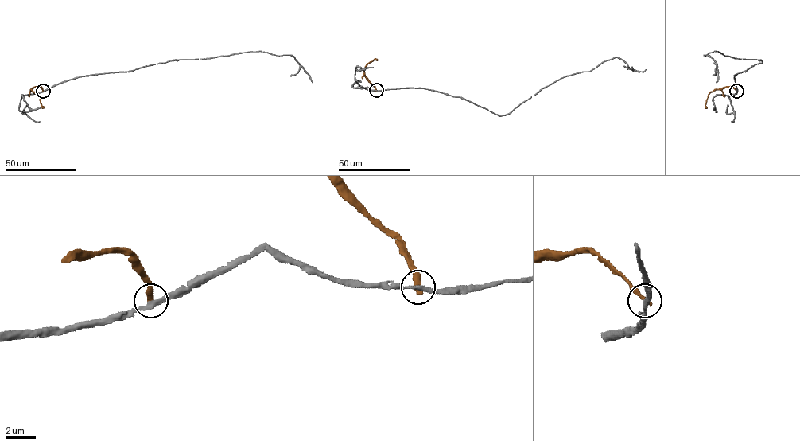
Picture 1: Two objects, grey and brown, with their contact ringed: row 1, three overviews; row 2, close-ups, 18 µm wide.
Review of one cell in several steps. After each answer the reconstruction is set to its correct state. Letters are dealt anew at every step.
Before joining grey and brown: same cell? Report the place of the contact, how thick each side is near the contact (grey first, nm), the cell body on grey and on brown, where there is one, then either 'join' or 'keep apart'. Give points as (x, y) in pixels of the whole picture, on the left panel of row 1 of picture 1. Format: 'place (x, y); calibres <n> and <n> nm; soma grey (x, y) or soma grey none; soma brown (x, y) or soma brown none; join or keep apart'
place (43, 91); calibres 280 and 340 nm; soma grey none; soma brown none; keep apart

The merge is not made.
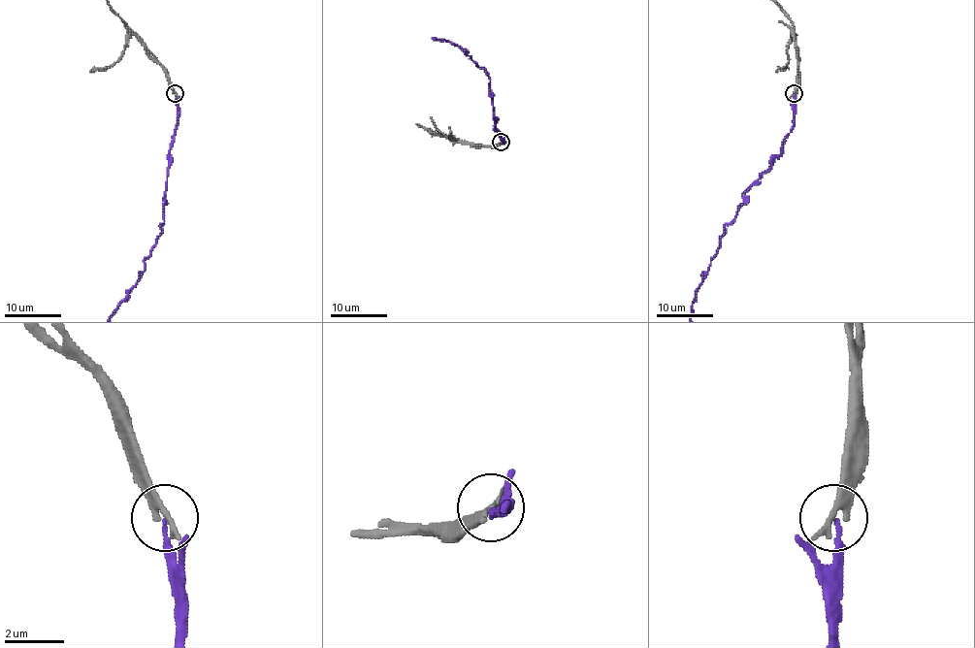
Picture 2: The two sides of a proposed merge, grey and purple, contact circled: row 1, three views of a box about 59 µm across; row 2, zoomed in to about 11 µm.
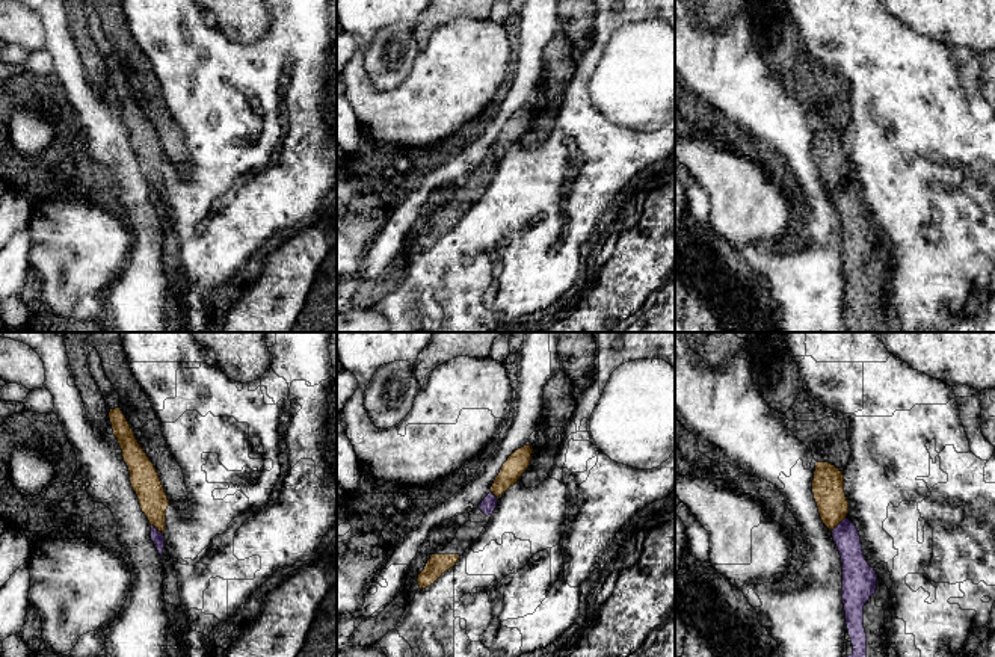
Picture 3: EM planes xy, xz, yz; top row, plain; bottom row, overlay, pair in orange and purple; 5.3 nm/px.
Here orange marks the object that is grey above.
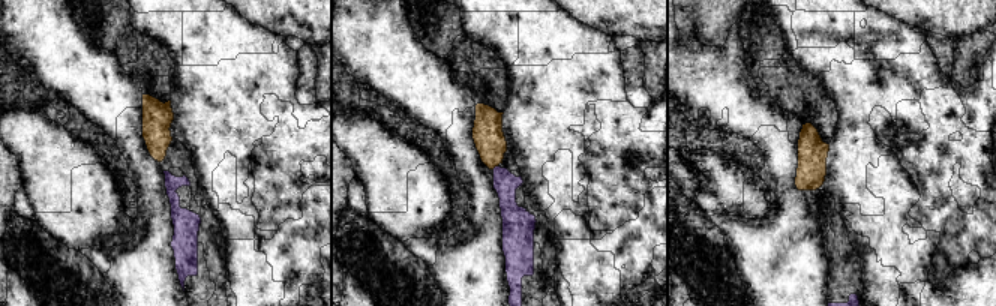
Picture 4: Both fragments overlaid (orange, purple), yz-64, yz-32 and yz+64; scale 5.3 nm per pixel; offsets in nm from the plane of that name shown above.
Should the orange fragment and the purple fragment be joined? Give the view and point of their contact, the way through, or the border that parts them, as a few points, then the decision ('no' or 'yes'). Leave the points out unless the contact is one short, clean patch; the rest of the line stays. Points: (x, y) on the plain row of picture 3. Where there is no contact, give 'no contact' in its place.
contact yz (838, 185); way yz (828, 148), (832, 175), (838, 185), (846, 198); yes

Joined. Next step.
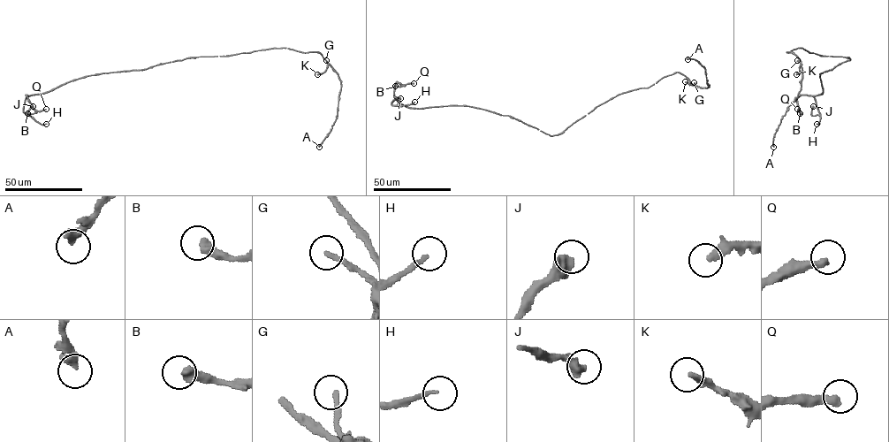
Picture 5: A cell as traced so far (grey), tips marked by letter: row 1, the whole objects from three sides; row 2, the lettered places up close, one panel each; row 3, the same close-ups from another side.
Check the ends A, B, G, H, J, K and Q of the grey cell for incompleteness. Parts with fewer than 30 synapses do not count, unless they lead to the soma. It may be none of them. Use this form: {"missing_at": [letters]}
{"missing_at": ["K", "Q"]}

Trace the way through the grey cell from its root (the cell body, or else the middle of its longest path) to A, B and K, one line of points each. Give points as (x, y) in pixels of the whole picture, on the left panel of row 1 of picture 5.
A: (207, 57), (284, 48), (302, 52), (319, 52), (338, 73), (341, 84), (337, 118), (319, 147)
B: (207, 57), (187, 57), (146, 69), (95, 74), (73, 80), (46, 92), (26, 95), (35, 112), (27, 113)
K: (207, 57), (284, 48), (302, 52), (316, 51), (327, 63), (326, 70), (317, 74)

